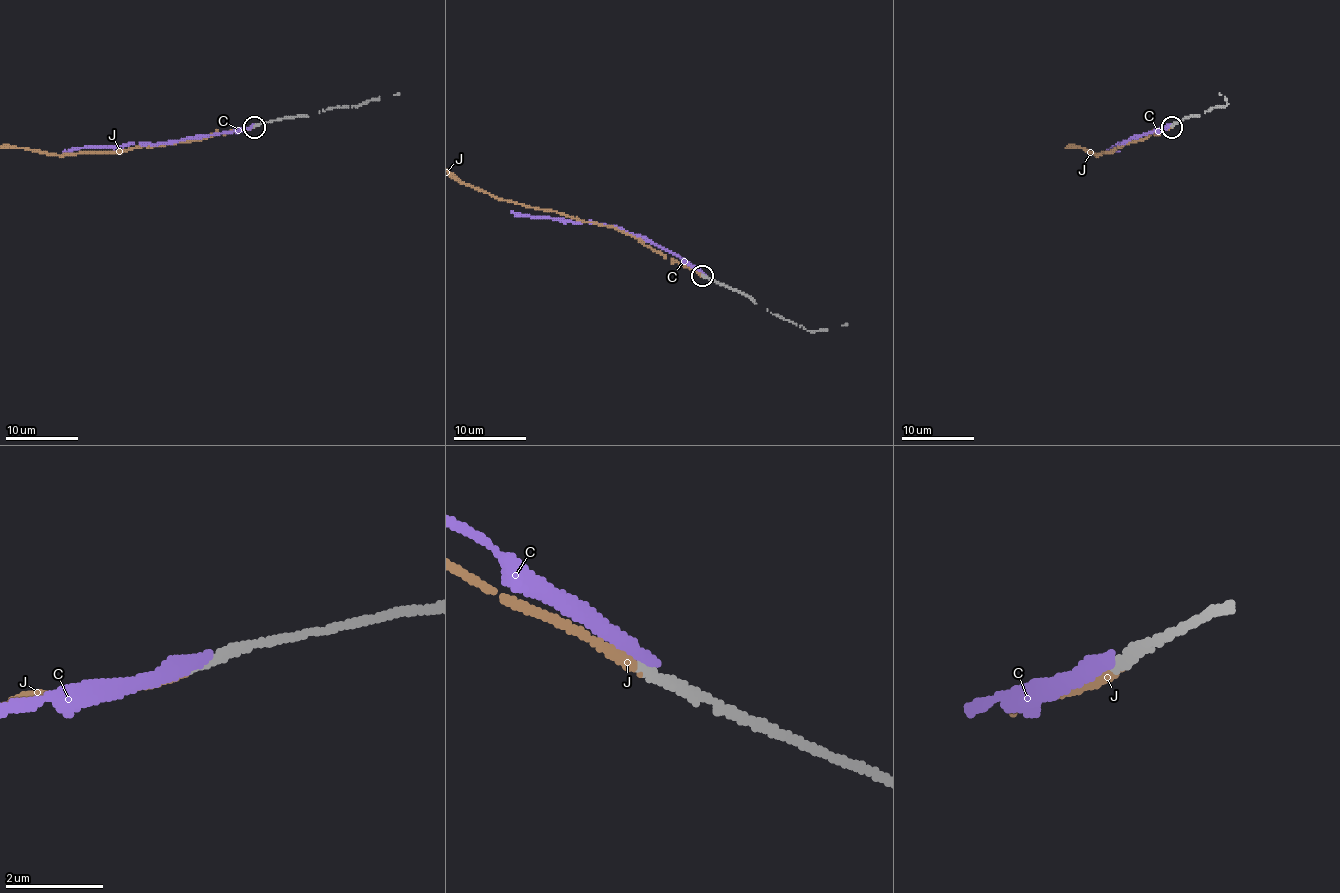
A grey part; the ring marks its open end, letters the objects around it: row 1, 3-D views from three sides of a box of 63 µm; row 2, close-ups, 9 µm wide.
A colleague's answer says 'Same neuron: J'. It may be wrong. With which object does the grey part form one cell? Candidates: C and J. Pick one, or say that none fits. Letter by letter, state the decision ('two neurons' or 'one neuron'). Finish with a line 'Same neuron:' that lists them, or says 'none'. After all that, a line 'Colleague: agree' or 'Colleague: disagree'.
C: two neurons
J: one neuron
Same neuron: J
Colleague: agree

